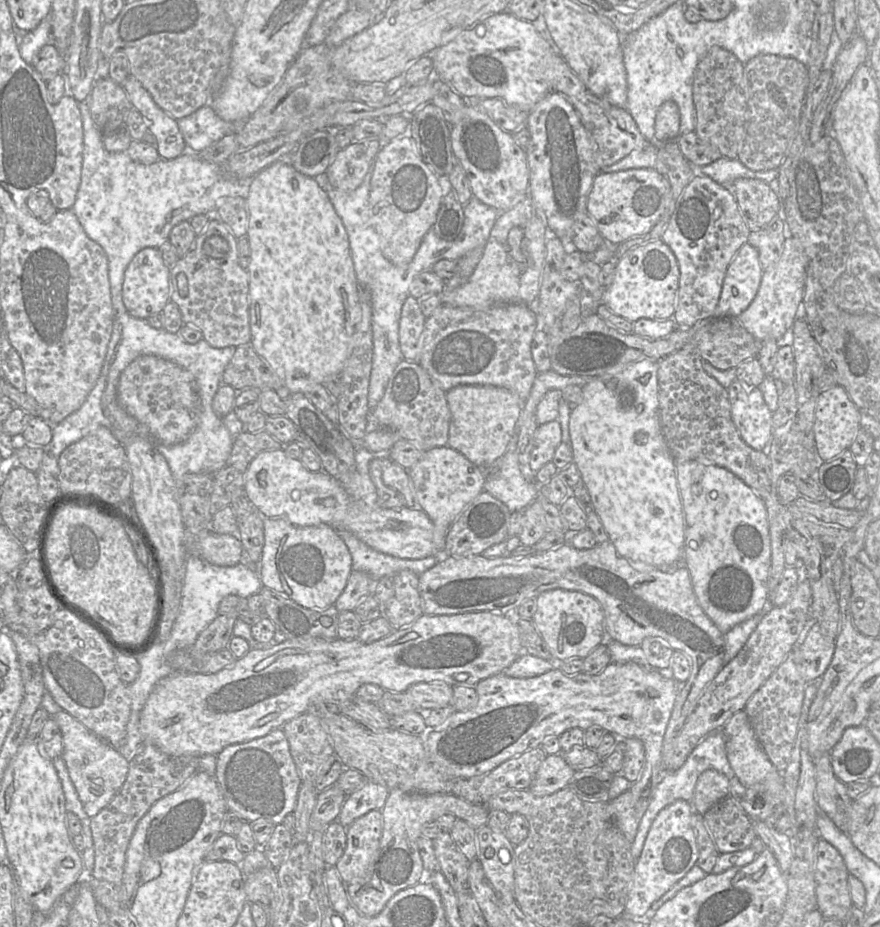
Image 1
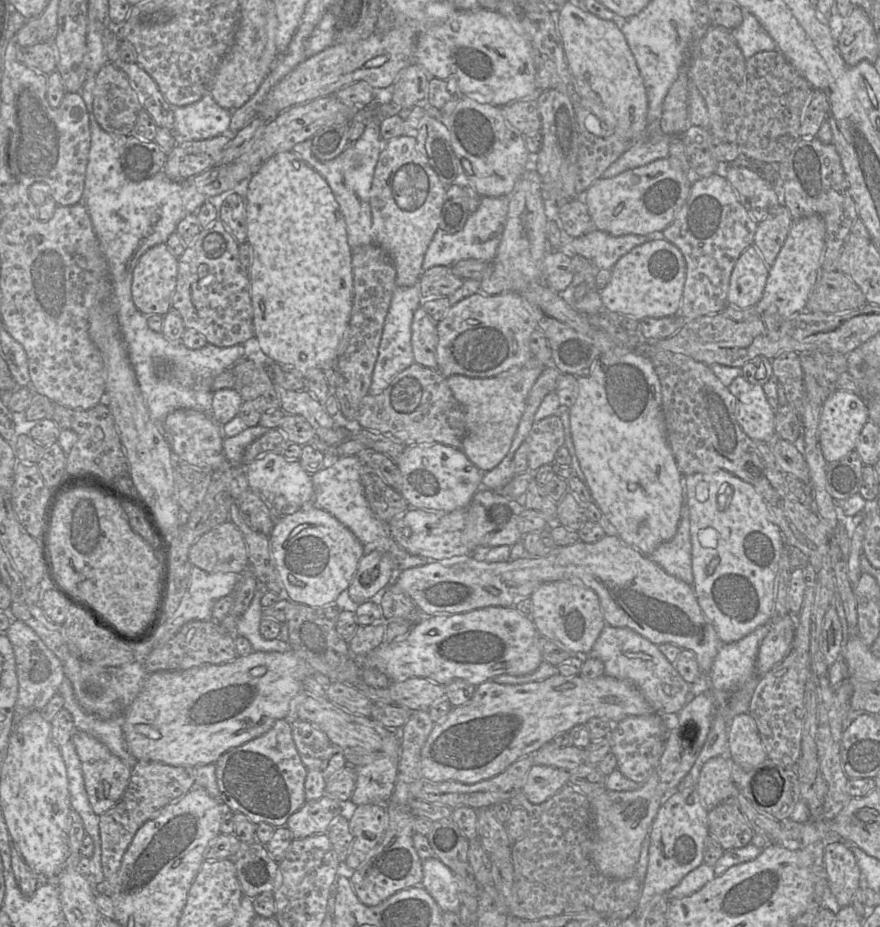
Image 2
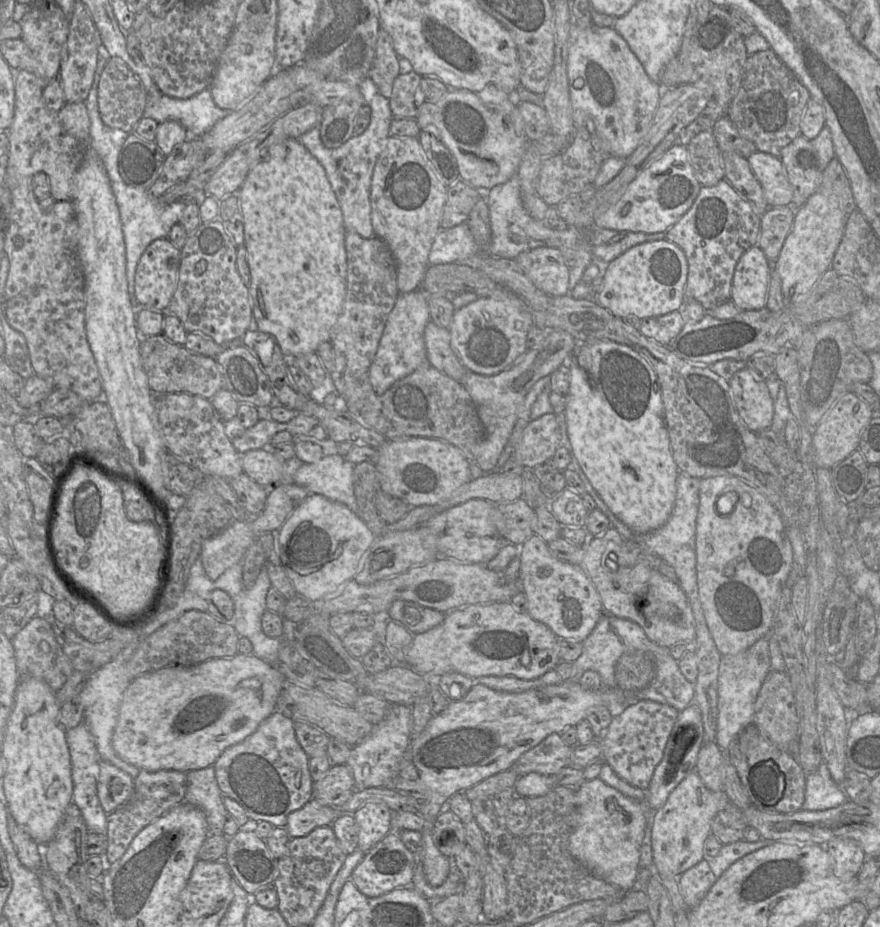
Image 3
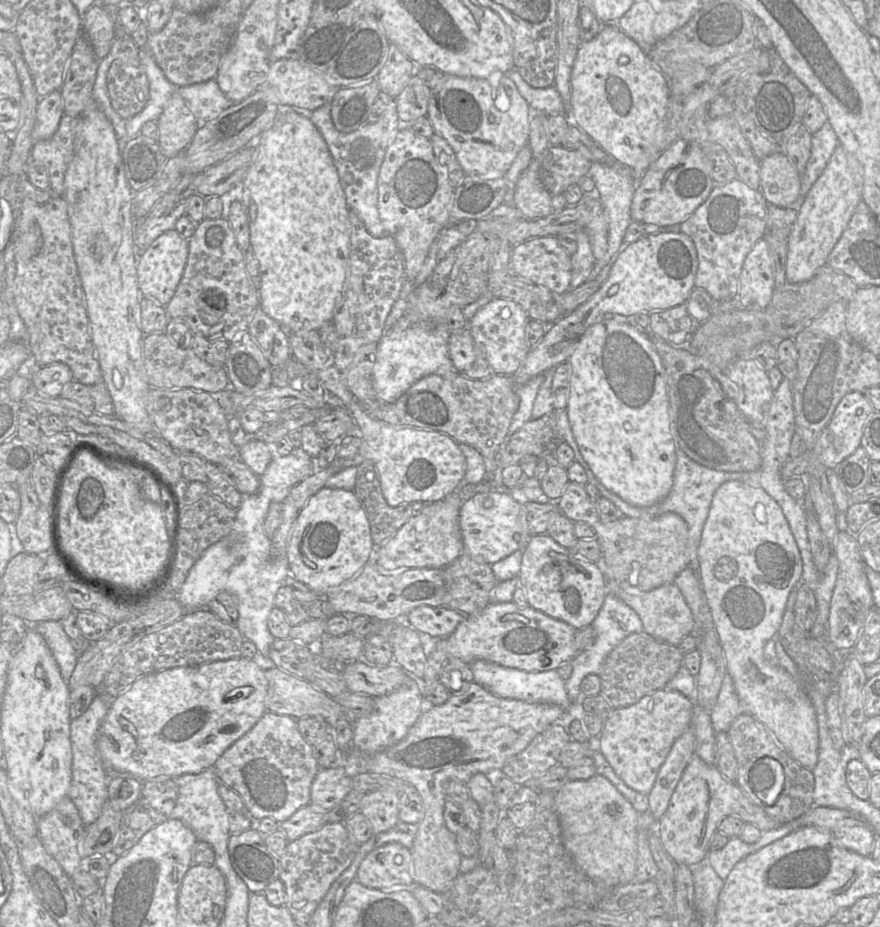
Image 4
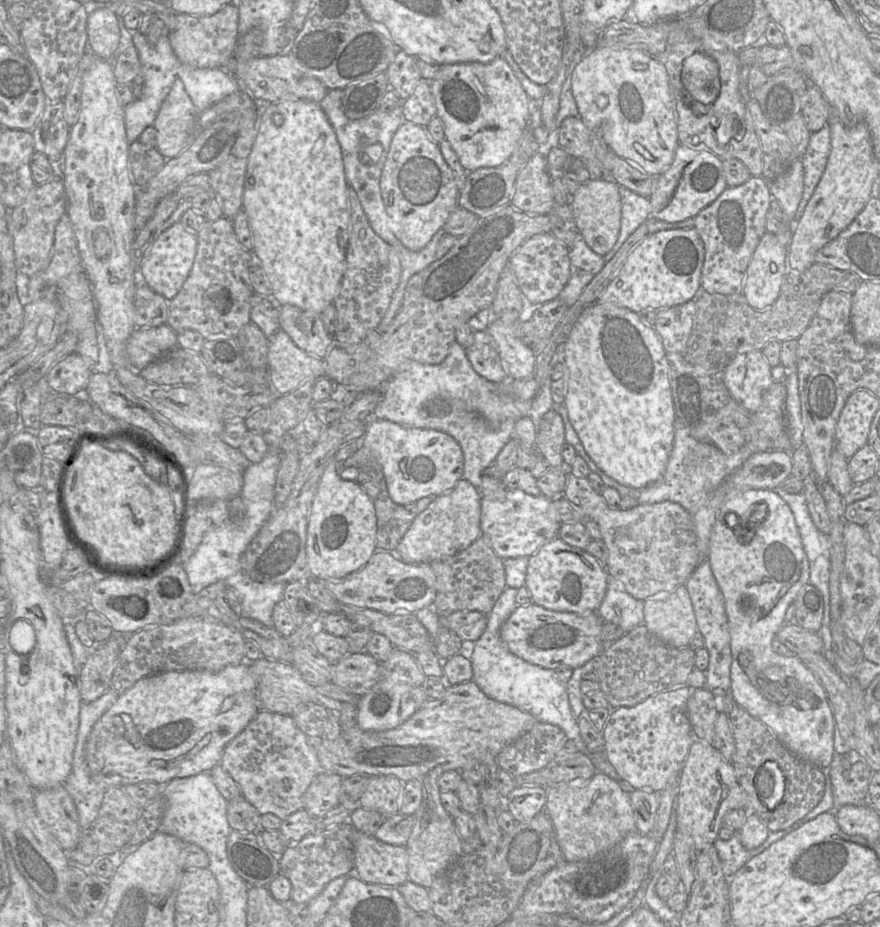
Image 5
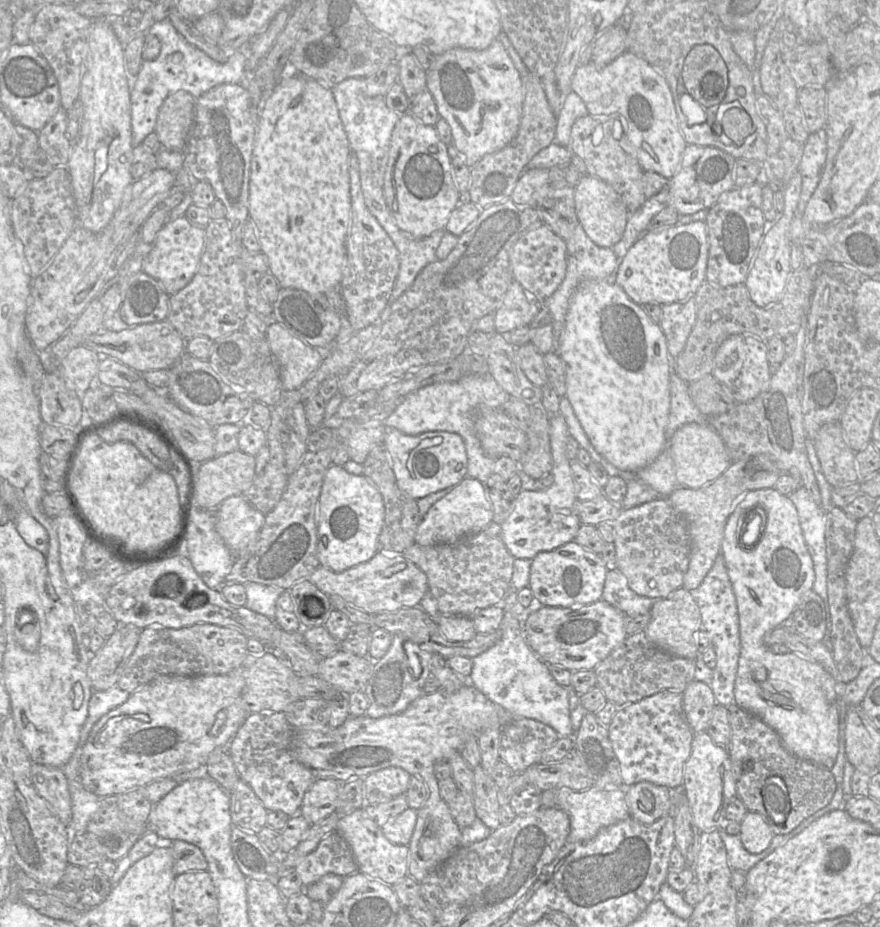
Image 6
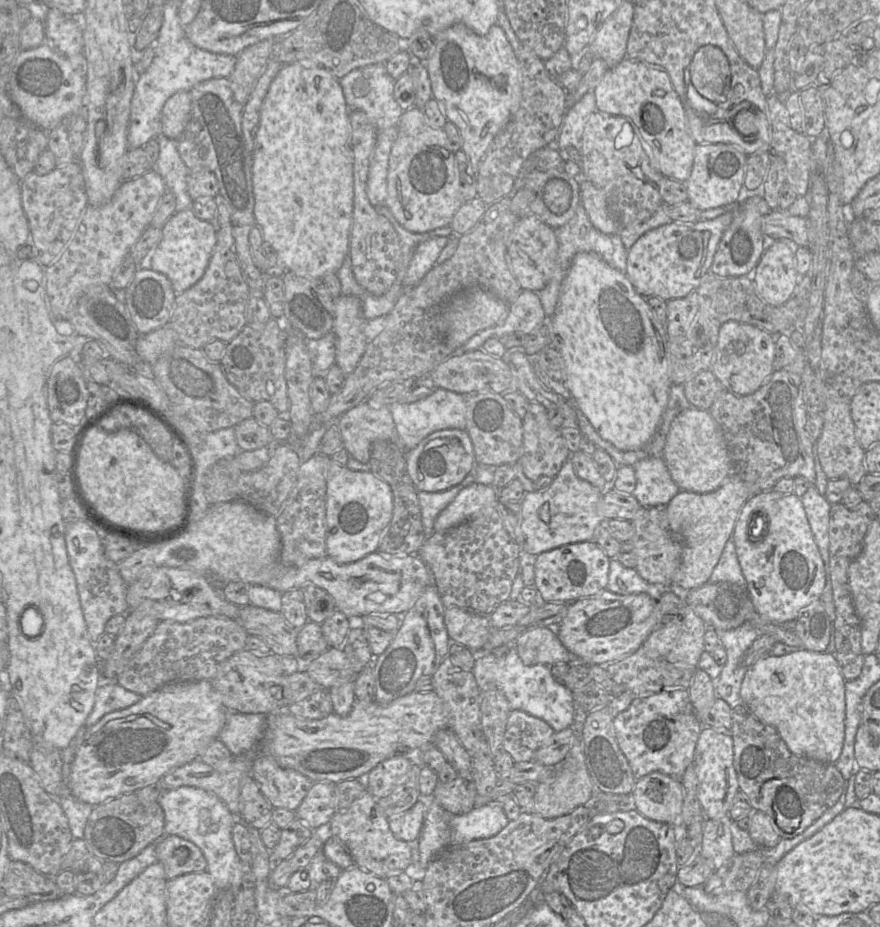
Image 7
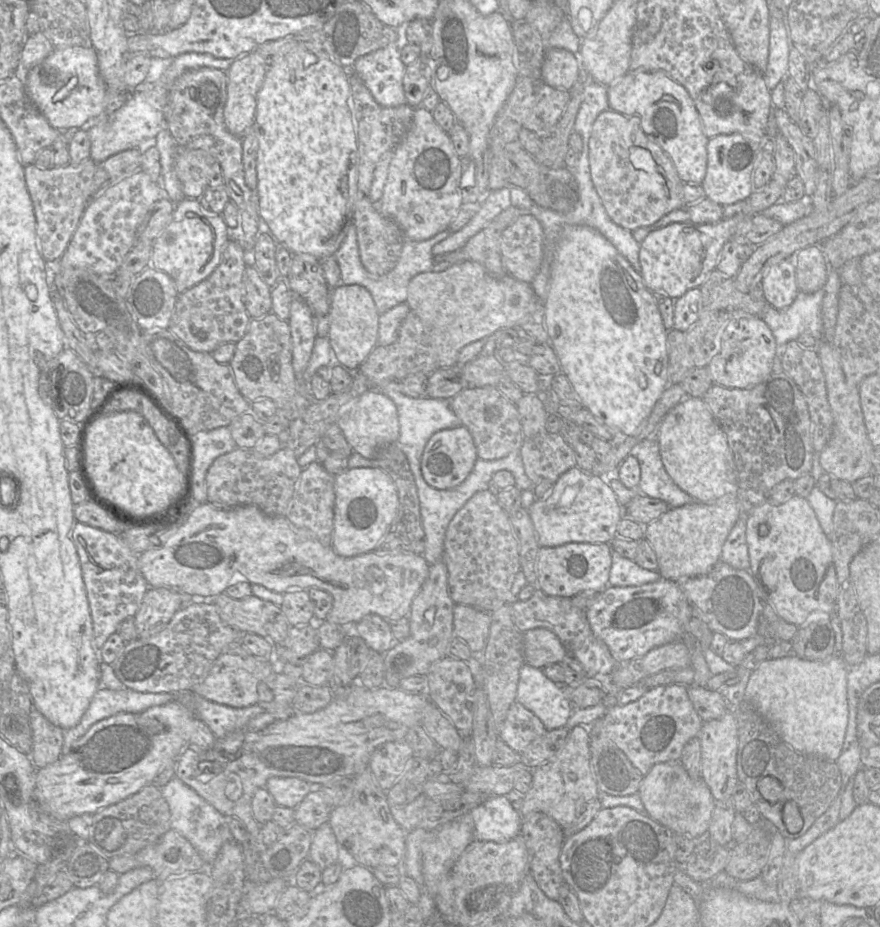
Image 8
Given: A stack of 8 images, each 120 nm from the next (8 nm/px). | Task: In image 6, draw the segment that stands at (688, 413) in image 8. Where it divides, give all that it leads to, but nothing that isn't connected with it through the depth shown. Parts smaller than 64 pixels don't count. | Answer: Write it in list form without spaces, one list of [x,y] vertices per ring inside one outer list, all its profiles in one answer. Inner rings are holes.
[[[685,424],[674,433],[670,442],[675,474],[680,487],[701,488],[723,474],[732,461],[721,436],[709,425]]]

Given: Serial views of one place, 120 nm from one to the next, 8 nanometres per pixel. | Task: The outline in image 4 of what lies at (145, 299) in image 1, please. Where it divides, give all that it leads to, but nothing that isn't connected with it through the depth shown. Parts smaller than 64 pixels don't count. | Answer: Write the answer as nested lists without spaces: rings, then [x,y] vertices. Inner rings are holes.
[[[175,229],[168,230],[156,238],[142,254],[137,266],[137,281],[141,295],[166,306],[172,299],[183,276],[189,253],[188,240]]]

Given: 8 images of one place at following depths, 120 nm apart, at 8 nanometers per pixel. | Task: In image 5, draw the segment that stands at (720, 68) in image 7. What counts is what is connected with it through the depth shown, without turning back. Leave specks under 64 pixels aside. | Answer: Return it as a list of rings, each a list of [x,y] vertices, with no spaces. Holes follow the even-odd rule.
[[[695,52],[684,60],[681,80],[691,97],[702,104],[712,104],[719,95],[719,66],[702,52]]]

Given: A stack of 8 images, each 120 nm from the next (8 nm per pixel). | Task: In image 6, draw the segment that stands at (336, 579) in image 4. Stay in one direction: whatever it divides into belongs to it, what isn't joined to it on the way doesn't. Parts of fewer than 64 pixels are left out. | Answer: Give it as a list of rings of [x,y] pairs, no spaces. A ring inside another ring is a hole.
[[[332,464],[326,472],[317,507],[317,556],[320,566],[342,572],[370,560],[379,550],[384,519],[385,506],[379,489],[365,475],[354,475],[343,466]]]

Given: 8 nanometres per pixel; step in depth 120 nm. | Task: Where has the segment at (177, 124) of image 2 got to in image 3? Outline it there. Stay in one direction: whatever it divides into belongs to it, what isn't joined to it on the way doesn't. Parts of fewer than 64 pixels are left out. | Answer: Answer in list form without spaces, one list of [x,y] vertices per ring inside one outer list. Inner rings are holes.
[[[152,87],[147,95],[143,117],[152,118],[159,124],[176,120],[187,129],[190,137],[200,138],[229,113],[215,104],[209,88],[190,98],[179,99]]]

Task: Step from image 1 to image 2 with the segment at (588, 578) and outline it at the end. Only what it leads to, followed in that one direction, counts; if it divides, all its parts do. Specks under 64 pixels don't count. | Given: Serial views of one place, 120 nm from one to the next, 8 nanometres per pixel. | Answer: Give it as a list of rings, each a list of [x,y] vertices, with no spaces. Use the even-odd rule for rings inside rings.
[[[604,535],[595,543],[578,541],[572,545],[559,546],[546,556],[525,555],[514,561],[486,562],[472,556],[465,562],[454,565],[435,561],[398,571],[397,578],[391,585],[406,593],[424,616],[433,616],[468,612],[489,606],[512,607],[520,599],[530,597],[540,585],[554,581],[574,581],[593,590],[599,598],[606,625],[630,628],[656,645],[671,643],[680,649],[691,650],[700,668],[701,678],[709,673],[722,643],[715,628],[700,609],[693,586],[668,574],[653,560],[624,543],[619,537]]]

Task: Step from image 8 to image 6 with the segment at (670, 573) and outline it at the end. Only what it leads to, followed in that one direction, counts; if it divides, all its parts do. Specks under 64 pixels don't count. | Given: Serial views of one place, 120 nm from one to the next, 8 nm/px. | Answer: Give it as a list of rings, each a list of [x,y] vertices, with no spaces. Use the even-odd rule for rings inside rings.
[[[757,454],[732,460],[723,474],[701,488],[678,487],[669,495],[675,510],[686,519],[691,538],[689,566],[682,585],[686,590],[696,590],[710,571],[721,552],[725,523],[740,499],[749,491],[773,488],[781,474],[767,455]]]

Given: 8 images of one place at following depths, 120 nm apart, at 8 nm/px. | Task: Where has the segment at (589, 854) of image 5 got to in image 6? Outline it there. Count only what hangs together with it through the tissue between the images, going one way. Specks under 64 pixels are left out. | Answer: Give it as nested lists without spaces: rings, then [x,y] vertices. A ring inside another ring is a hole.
[[[567,787],[557,790],[556,807],[564,810],[570,818],[568,843],[587,841],[593,838],[602,828],[630,817],[624,788],[591,788],[576,792]]]

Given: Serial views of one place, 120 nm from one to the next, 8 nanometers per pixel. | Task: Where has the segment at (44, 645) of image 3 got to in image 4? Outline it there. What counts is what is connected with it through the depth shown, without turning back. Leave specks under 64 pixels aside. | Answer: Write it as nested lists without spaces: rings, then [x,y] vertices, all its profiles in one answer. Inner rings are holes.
[[[39,622],[33,625],[33,628],[44,638],[59,666],[63,680],[68,684],[79,655],[74,649],[71,639],[65,633],[61,622]]]

